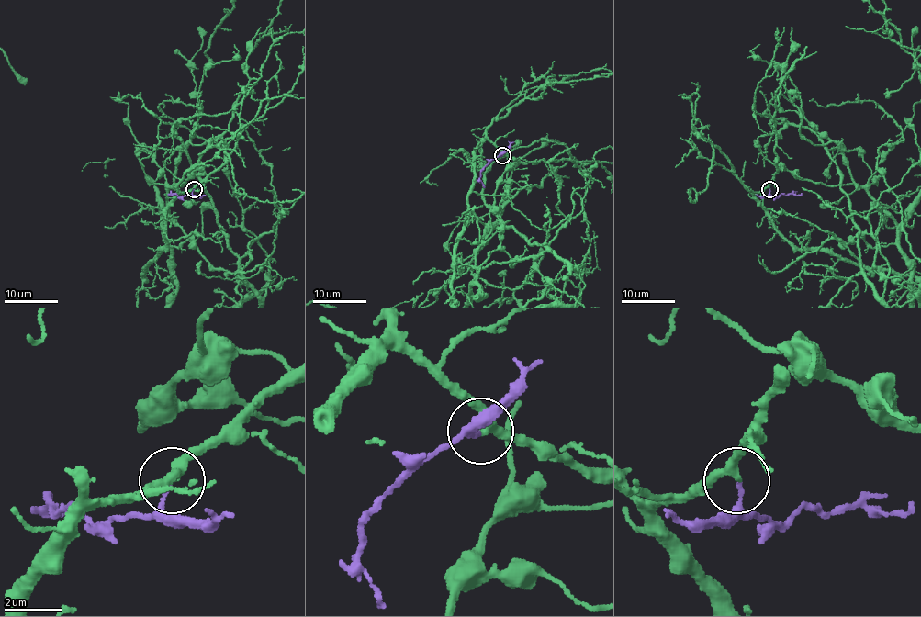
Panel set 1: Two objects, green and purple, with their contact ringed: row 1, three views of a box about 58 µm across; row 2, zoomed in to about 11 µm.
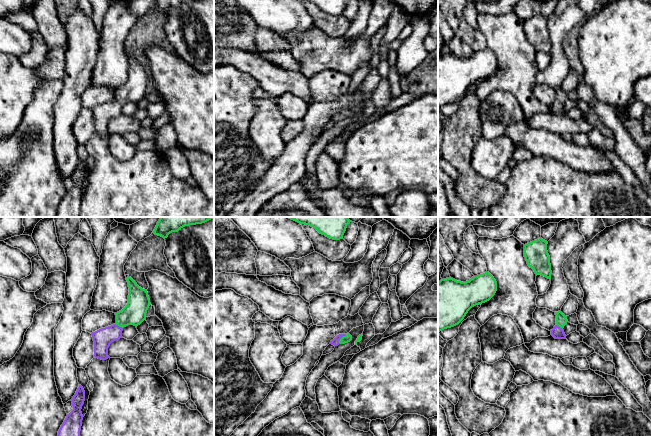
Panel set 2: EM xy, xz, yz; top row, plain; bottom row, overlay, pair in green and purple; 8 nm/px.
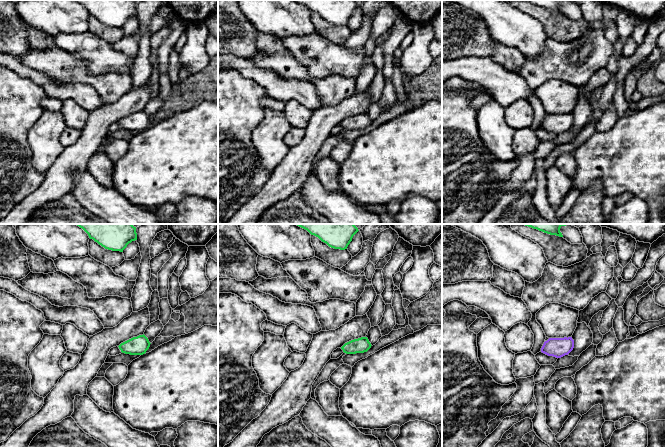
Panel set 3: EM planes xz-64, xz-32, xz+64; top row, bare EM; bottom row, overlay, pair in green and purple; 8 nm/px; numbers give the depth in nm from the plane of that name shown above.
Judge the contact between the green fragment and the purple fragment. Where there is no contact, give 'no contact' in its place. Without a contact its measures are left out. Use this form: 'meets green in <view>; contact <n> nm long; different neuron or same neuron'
meets green in xz; contact 100 nm long; same neuron

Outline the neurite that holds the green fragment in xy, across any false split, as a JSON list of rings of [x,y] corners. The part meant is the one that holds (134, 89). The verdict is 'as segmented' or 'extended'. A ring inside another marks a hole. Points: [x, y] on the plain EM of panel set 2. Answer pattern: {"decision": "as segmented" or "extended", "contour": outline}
{"decision": "extended", "contour": [[[126,54],[129,63],[128,79],[115,89],[116,99],[92,108],[94,117],[94,133],[106,136],[110,120],[122,114],[123,104],[128,101],[138,102],[146,95],[146,89],[151,81],[148,68],[137,61],[131,54]]]}

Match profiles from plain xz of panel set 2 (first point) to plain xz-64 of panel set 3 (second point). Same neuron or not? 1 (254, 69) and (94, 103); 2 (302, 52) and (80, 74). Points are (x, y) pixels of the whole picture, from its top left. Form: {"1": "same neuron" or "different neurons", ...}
{"1": "same neuron", "2": "different neurons"}

